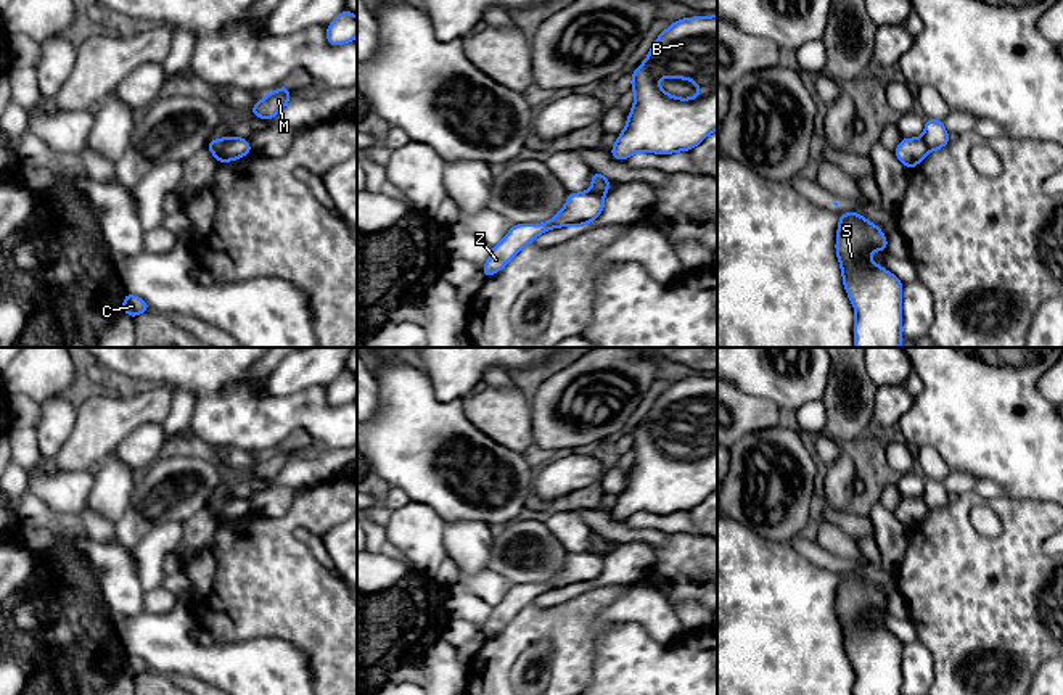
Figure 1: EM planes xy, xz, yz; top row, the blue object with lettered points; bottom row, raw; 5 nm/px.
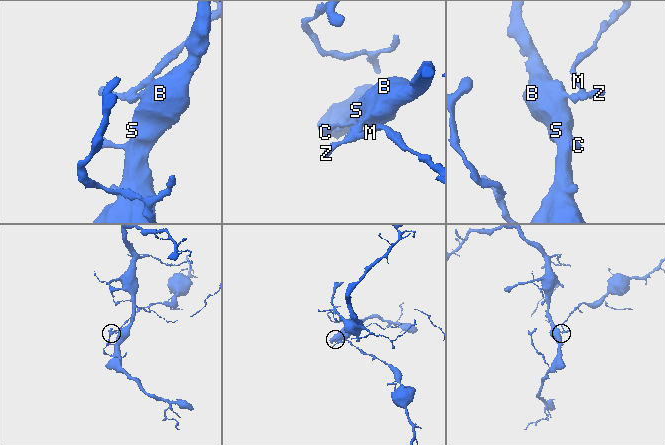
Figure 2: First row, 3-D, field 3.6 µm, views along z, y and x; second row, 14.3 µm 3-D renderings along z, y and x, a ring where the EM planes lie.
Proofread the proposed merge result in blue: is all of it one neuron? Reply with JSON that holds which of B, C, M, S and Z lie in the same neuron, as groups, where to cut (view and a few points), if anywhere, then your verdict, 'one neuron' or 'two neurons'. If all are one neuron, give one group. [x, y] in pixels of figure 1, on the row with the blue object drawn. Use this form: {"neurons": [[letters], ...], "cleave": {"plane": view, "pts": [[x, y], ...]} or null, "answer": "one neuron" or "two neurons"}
{"neurons": [["B", "C", "S"], ["M", "Z"]], "cleave": {"plane": "xy", "pts": [[233, 137], [216, 156]]}, "answer": "two neurons"}

